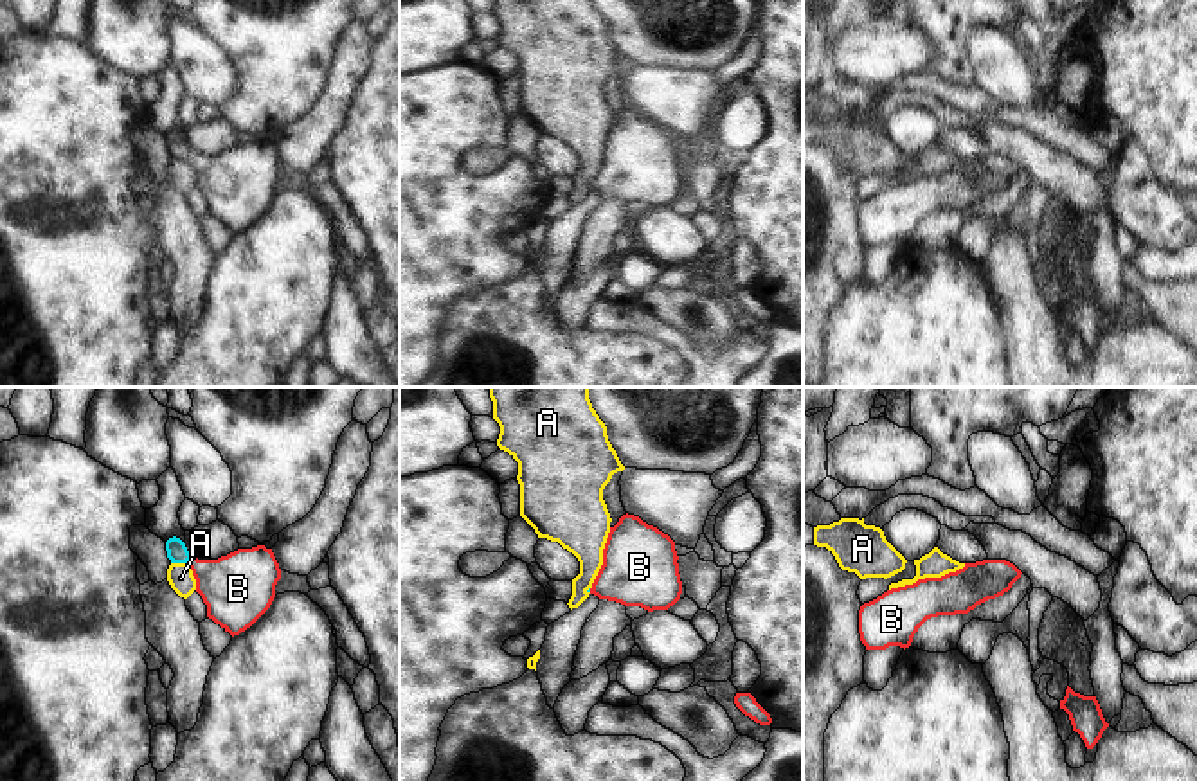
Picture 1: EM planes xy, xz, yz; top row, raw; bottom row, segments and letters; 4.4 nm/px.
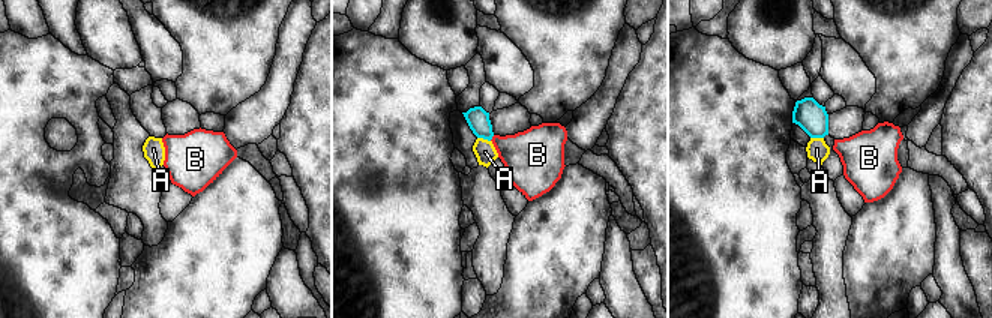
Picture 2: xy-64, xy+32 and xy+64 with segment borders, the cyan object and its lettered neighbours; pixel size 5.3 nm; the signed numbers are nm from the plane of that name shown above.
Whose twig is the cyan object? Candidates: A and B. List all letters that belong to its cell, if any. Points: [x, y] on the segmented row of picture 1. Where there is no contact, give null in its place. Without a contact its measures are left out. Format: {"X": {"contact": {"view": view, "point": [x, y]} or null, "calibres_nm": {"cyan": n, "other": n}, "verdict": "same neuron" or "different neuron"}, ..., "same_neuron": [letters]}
{"A": {"contact": {"view": "xy", "point": [180, 562]}, "calibres_nm": {"cyan": 90, "other": 120}, "verdict": "different neuron"}, "B": {"contact": {"view": "xy", "point": [189, 558]}, "calibres_nm": {"cyan": 90, "other": 300}, "verdict": "same neuron"}, "same_neuron": ["B"]}

